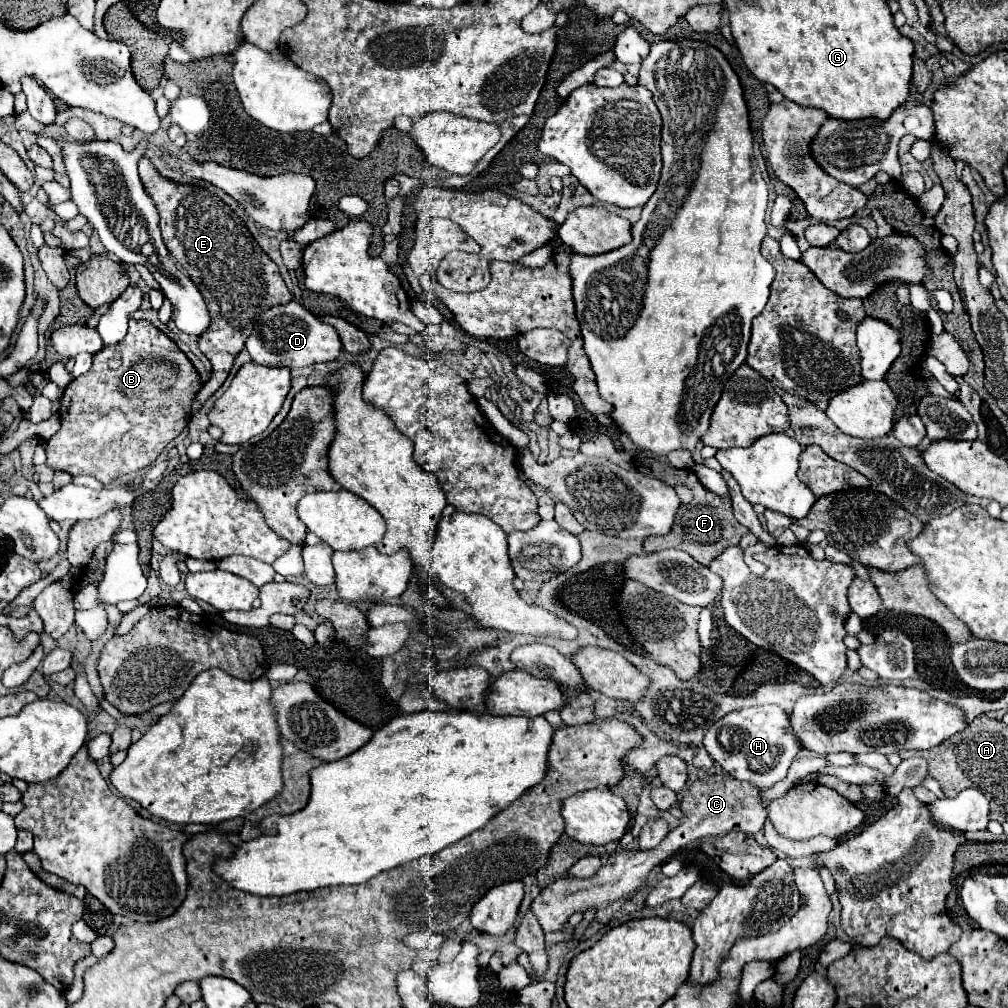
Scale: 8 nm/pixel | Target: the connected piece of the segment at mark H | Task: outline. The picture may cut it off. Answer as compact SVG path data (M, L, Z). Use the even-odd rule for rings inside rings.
M778 706L742 708L722 716L706 730L704 748L730 776L756 782L762 790L784 780L794 756L802 750L788 730L788 714Z

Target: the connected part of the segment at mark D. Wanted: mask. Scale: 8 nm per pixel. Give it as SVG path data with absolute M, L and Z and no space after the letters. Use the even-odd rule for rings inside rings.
M292 300L290 304L272 306L260 316L260 320L254 324L250 338L246 340L246 350L250 352L256 364L298 368L336 360L342 350L342 344L332 326L324 324L320 318L308 312L306 306Z

